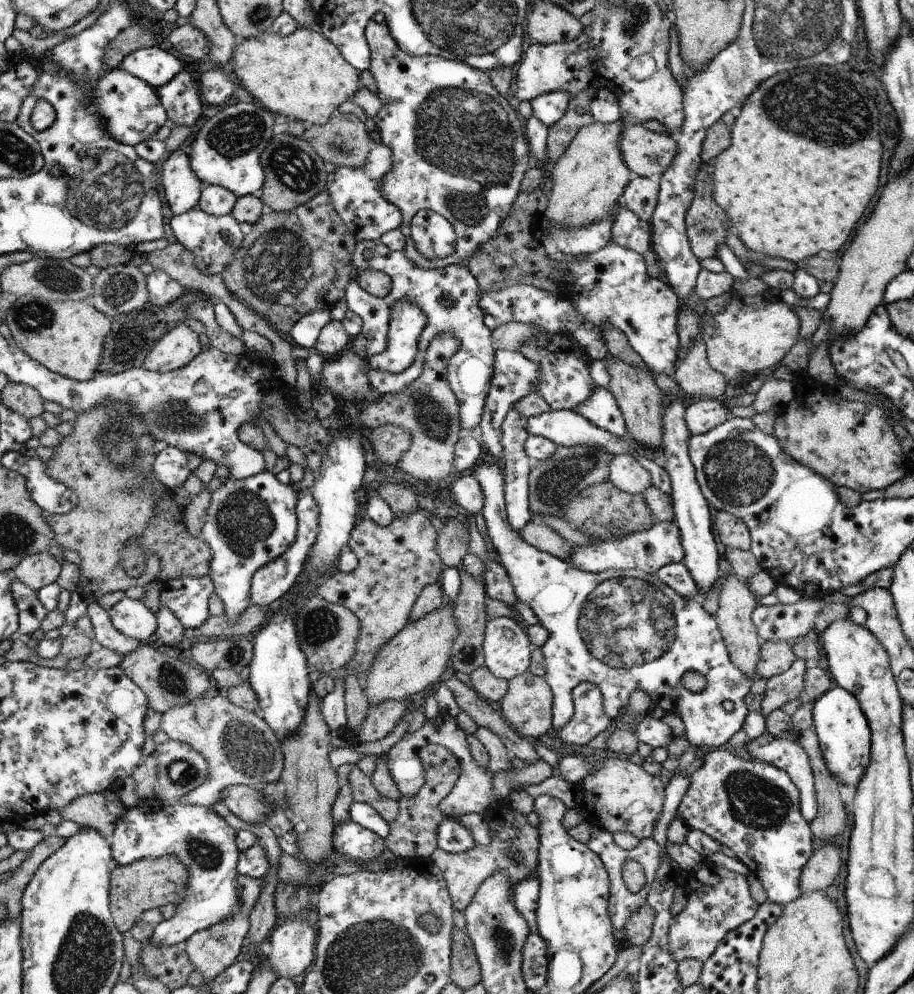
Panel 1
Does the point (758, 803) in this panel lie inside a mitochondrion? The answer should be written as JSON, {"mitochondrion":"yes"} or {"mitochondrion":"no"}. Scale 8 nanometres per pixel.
{"mitochondrion":"yes"}

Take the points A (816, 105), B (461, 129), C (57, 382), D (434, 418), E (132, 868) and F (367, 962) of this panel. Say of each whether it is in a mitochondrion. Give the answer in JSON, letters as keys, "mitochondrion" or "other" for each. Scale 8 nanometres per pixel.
{"A":"mitochondrion","B":"mitochondrion","C":"other","D":"mitochondrion","E":"other","F":"mitochondrion"}

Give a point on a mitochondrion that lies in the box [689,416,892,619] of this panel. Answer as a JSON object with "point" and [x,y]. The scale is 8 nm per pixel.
{"point":[737,472]}

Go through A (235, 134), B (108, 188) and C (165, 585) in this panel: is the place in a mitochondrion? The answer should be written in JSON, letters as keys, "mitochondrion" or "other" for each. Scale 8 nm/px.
{"A":"mitochondrion","B":"mitochondrion","C":"other"}

